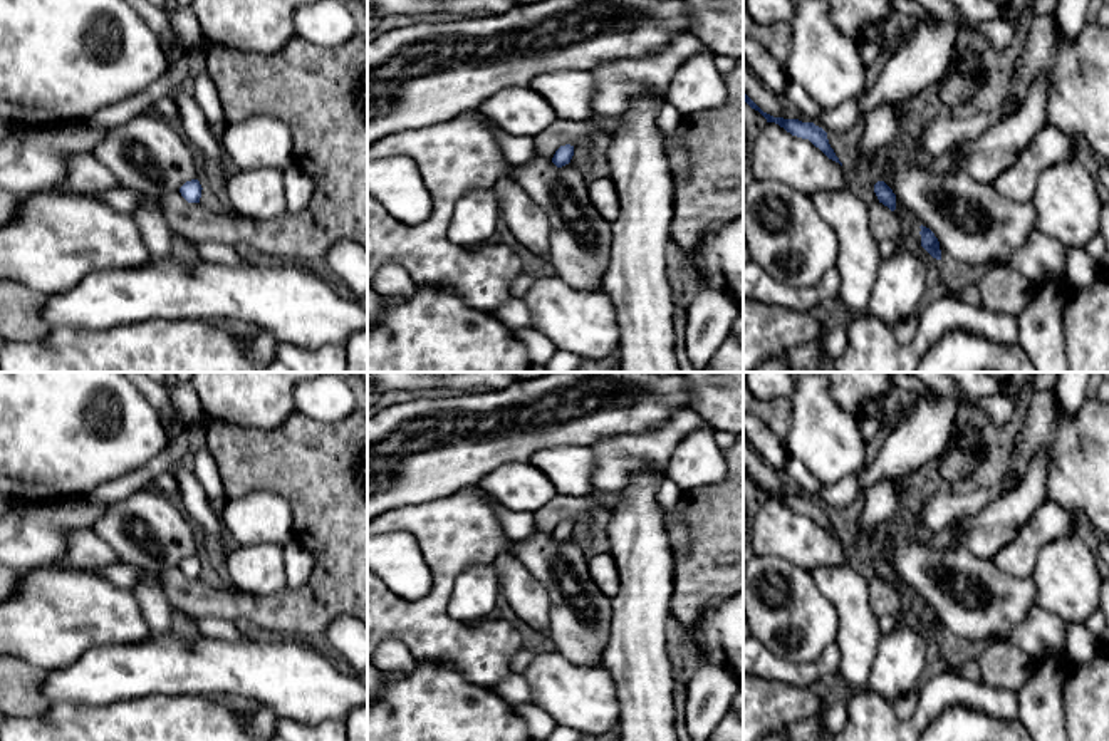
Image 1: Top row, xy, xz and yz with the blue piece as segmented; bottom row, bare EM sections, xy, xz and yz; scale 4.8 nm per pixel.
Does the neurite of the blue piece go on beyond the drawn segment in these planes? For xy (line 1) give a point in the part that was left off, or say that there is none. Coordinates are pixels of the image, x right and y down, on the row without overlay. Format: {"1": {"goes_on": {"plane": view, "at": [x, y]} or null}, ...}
{"1": {"goes_on": null}}

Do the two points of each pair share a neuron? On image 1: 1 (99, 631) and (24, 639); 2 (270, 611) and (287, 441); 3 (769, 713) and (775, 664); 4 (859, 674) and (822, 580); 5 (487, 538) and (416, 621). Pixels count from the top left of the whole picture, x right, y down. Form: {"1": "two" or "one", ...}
{"1": "one", "2": "one", "3": "two", "4": "one", "5": "one"}

